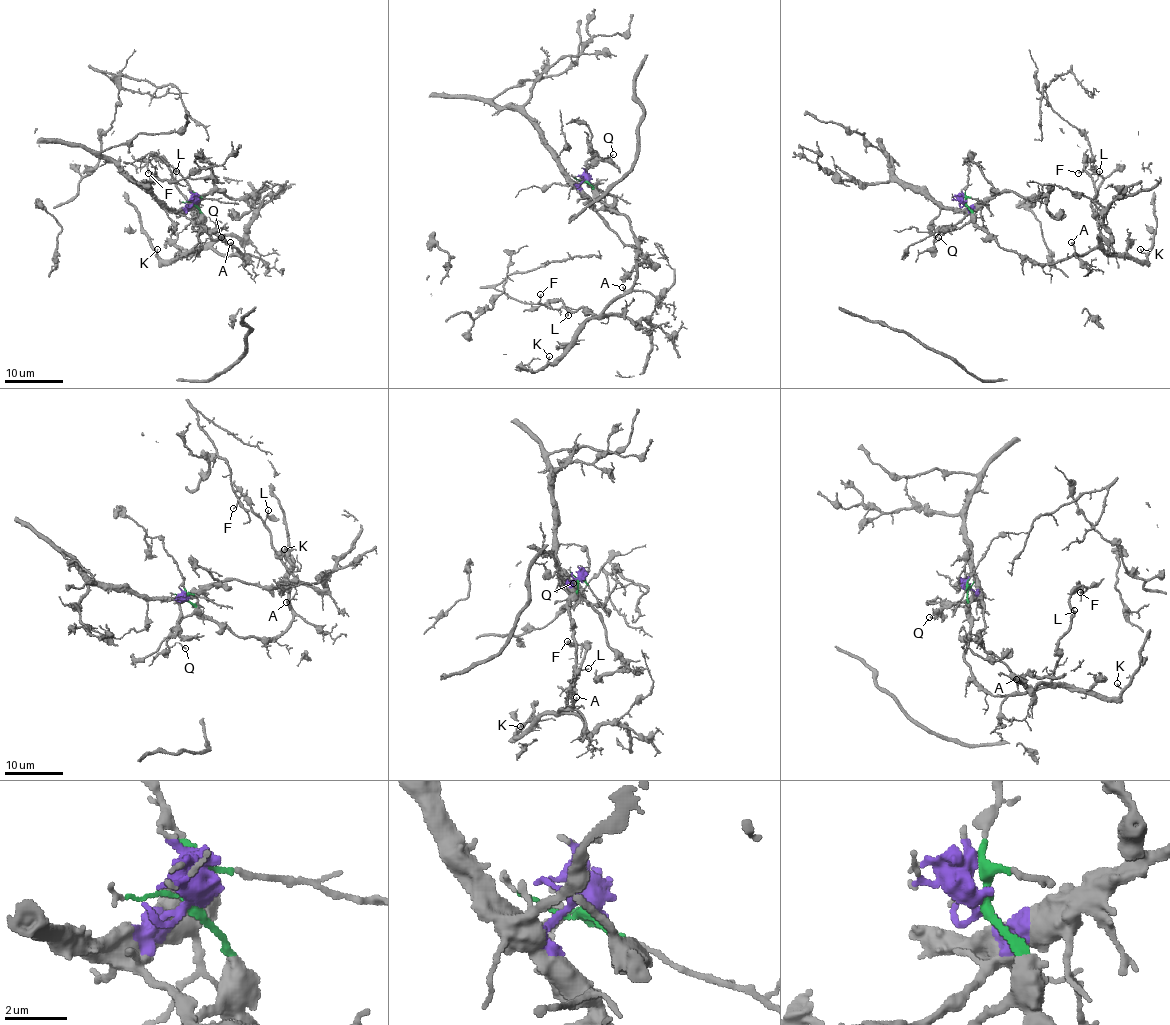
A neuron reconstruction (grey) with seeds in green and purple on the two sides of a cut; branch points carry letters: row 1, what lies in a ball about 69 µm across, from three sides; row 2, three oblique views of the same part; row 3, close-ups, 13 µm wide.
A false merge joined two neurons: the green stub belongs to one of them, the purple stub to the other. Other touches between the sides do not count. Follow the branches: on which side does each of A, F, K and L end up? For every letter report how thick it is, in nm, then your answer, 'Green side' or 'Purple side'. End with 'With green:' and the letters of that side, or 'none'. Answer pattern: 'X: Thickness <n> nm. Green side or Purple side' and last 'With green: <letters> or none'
A: Thickness 200 nm. Green side
F: Thickness 170 nm. Green side
K: Thickness 120 nm. Green side
L: Thickness 120 nm. Green side
With green: A, F, K, L

